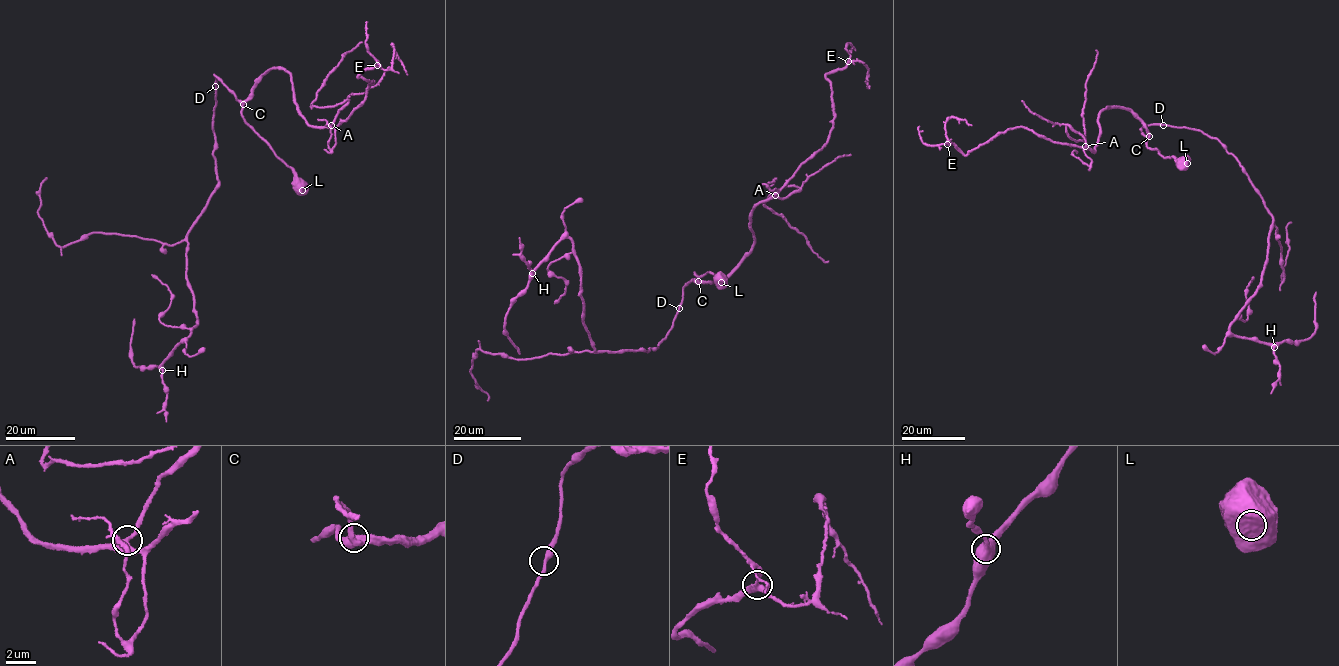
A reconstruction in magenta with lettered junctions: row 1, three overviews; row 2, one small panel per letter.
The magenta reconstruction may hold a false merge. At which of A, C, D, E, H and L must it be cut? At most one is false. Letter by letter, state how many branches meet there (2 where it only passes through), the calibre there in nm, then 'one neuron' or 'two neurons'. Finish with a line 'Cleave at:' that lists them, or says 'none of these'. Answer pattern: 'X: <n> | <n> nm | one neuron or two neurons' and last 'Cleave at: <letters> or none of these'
A: 3 | 400 nm | one neuron
C: 3 | 300 nm | one neuron
D: 2 | 300 nm | one neuron
E: 3 | 320 nm | one neuron
H: 2 | 440 nm | one neuron
L: 1 | 1250 nm | one neuron
Cleave at: none of these

